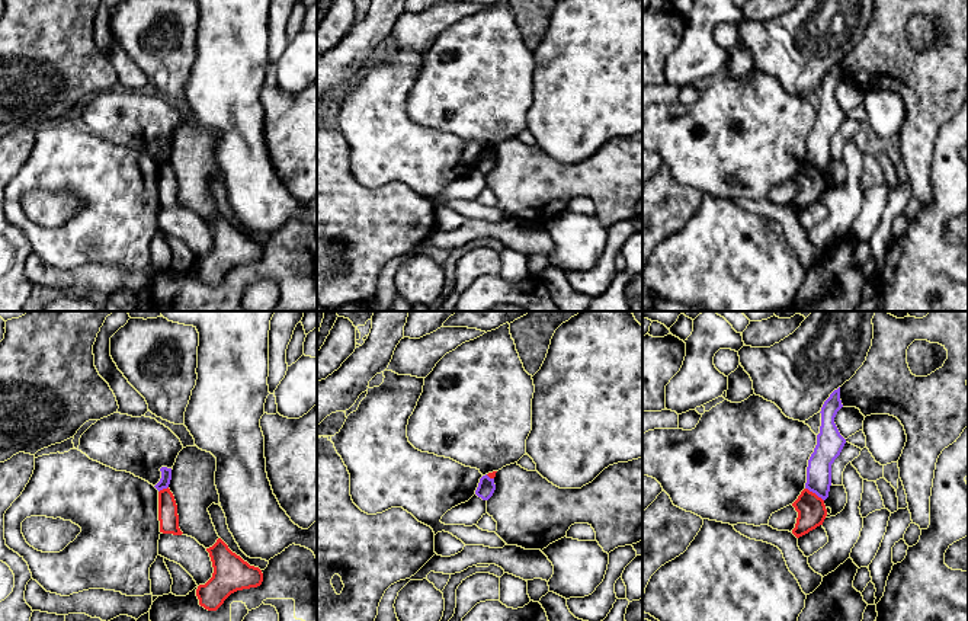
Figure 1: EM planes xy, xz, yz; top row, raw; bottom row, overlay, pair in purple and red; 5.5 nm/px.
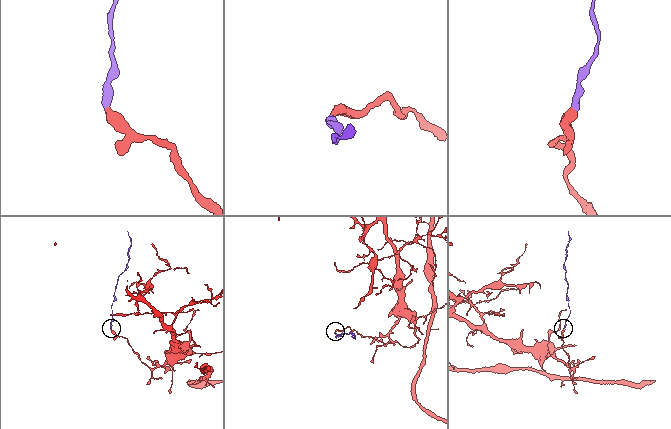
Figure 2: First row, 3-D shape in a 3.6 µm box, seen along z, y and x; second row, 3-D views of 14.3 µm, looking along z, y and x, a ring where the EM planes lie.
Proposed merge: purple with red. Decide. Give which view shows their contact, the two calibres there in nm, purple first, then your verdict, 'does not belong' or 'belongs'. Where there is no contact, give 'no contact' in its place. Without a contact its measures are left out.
meets purple in yz; 140 nm thick on the purple side, 160 nm on the other; does not belong

